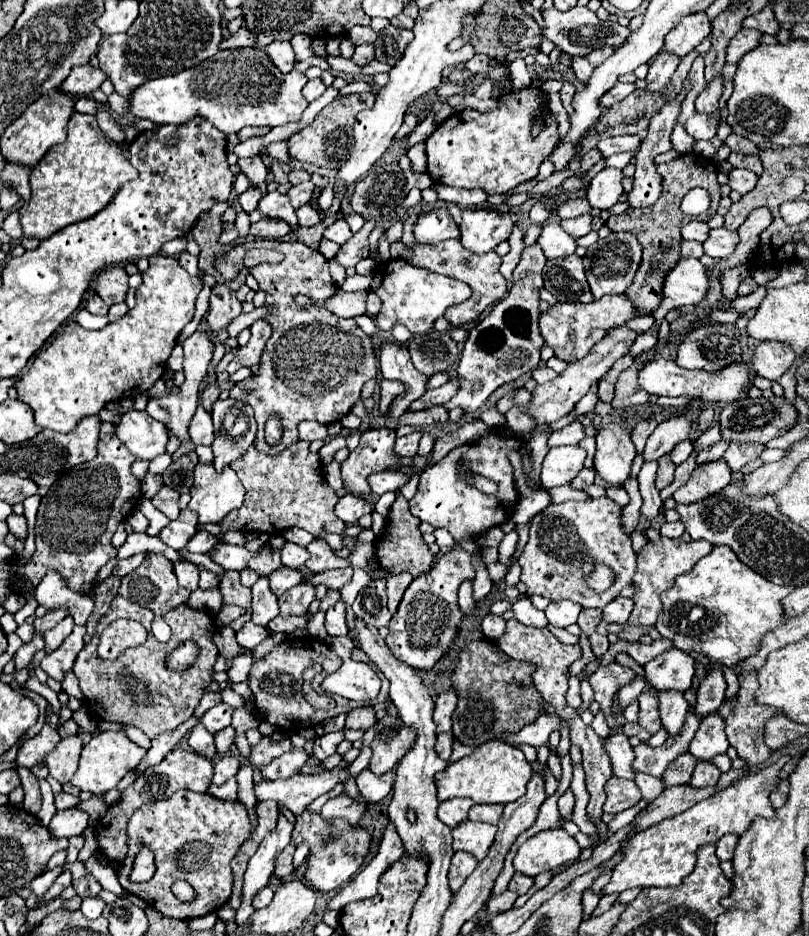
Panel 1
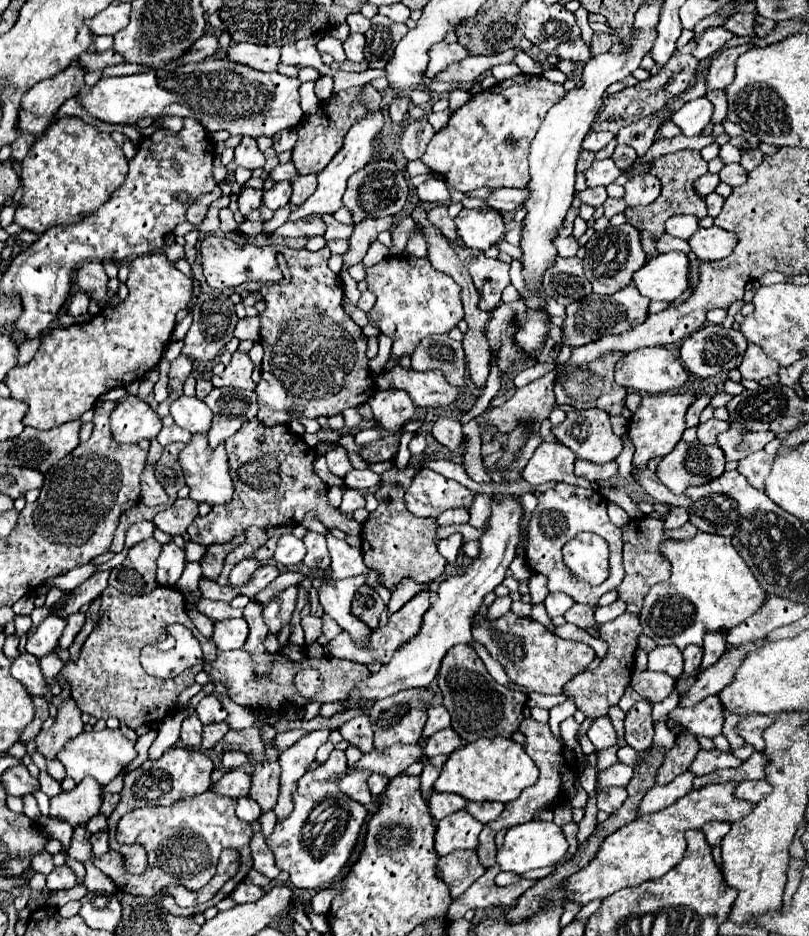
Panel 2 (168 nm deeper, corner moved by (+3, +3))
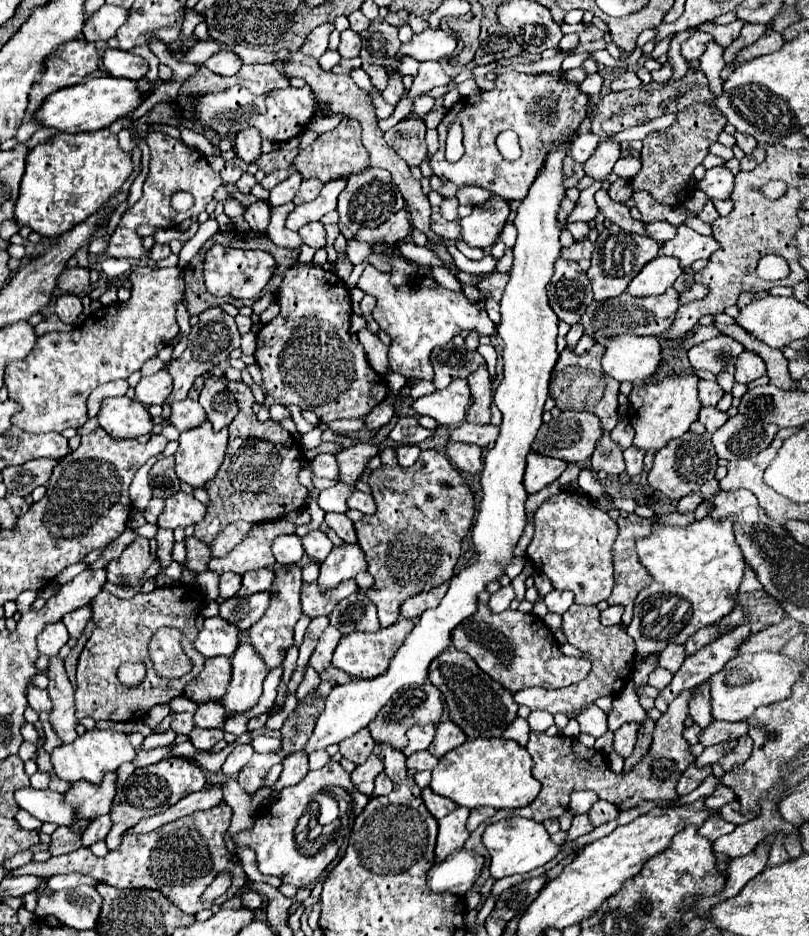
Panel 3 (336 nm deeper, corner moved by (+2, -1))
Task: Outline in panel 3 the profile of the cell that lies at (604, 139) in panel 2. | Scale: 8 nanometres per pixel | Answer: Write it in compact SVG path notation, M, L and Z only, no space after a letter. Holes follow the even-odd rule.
M584 132L584 134L578 134L576 138L574 138L574 142L570 144L570 156L576 160L576 162L586 162L588 158L590 158L590 154L594 152L594 148L596 148L596 144L598 144L598 138L600 136L596 136L596 134L590 134L590 132Z

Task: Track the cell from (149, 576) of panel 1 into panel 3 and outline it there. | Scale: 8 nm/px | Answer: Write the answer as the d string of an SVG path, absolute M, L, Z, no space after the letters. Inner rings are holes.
M138 536L118 560L108 564L108 582L118 586L136 586L146 568L154 562L148 548L148 538Z

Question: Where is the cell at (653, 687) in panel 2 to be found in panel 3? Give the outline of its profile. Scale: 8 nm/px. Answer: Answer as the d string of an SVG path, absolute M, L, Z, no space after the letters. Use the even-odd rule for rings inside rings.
M658 666L652 674L650 674L650 686L654 686L654 688L658 688L658 690L662 690L662 688L666 688L666 684L670 684L670 680L672 680L672 672L668 672L666 668L662 668L662 666Z

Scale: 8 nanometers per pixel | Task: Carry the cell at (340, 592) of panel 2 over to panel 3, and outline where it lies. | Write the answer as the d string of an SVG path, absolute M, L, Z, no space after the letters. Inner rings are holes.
M358 544L334 546L328 558L322 562L318 584L322 590L334 590L336 584L356 578L356 574L362 570L366 570L366 560Z

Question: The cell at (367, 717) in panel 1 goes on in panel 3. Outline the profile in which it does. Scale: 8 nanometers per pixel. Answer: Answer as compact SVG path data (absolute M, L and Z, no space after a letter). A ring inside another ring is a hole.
M364 728L362 732L356 732L352 738L342 740L342 742L338 744L338 748L340 748L340 754L342 754L346 760L350 760L350 762L354 762L354 764L362 764L362 762L374 752L376 742L372 740L368 728Z

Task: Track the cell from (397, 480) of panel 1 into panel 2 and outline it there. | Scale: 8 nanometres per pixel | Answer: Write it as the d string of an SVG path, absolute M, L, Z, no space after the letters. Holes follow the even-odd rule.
M353 470L349 476L345 476L345 486L355 490L369 490L379 484L379 474L371 470Z

